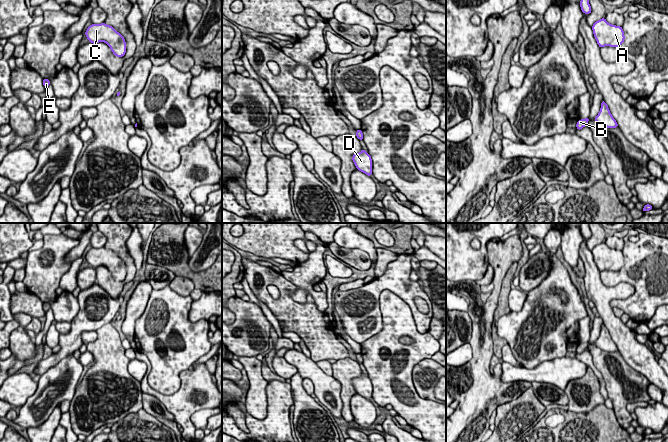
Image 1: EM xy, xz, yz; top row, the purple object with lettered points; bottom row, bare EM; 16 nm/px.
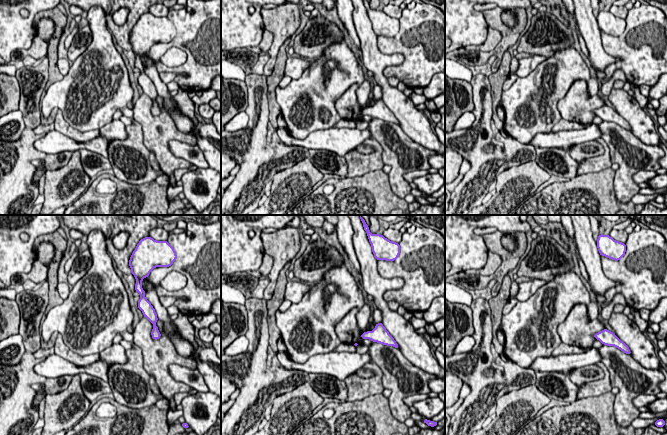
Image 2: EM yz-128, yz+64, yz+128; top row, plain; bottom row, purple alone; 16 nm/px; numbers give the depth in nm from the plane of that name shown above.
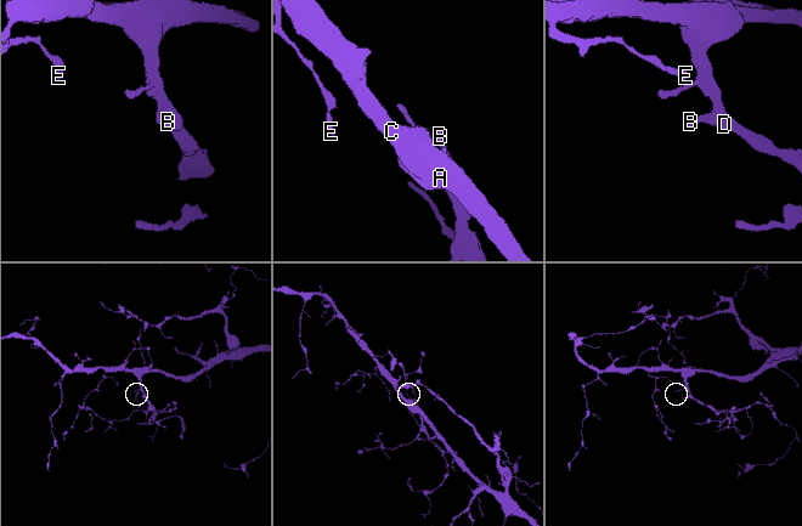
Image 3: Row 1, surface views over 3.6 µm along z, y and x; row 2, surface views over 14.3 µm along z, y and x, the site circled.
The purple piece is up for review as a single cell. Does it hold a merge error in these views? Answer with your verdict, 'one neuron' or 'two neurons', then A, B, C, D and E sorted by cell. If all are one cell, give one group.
one neuron; groups A B C D E

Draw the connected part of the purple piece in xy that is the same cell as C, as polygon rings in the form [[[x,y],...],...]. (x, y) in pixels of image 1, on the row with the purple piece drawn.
[[[105,23],[91,24],[87,28],[85,35],[93,44],[106,43],[117,57],[123,57],[126,53],[127,47],[124,37],[111,25]]]

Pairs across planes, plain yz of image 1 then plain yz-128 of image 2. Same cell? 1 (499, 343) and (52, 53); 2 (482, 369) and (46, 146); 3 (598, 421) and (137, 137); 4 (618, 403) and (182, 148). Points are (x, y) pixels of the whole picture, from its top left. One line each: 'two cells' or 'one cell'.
1: one cell
2: two cells
3: two cells
4: two cells

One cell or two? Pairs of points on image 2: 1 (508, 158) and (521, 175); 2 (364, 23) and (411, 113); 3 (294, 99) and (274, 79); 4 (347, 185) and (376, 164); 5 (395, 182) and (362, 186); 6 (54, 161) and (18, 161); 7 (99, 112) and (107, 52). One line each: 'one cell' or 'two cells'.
1: two cells
2: one cell
3: two cells
4: two cells
5: two cells
6: one cell
7: one cell

